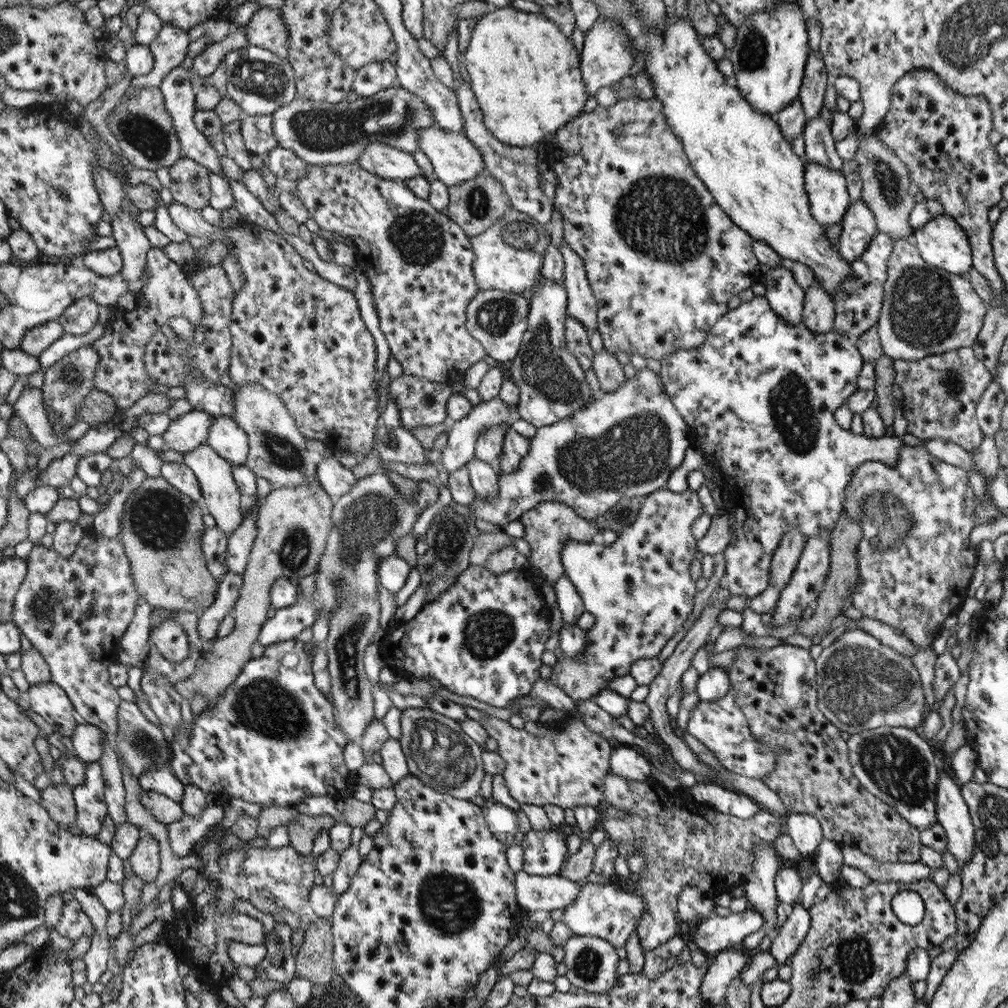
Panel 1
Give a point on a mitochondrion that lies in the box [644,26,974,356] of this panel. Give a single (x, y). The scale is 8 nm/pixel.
(924, 309)

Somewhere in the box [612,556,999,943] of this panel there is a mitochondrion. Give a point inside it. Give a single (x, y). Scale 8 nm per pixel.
(860, 682)

